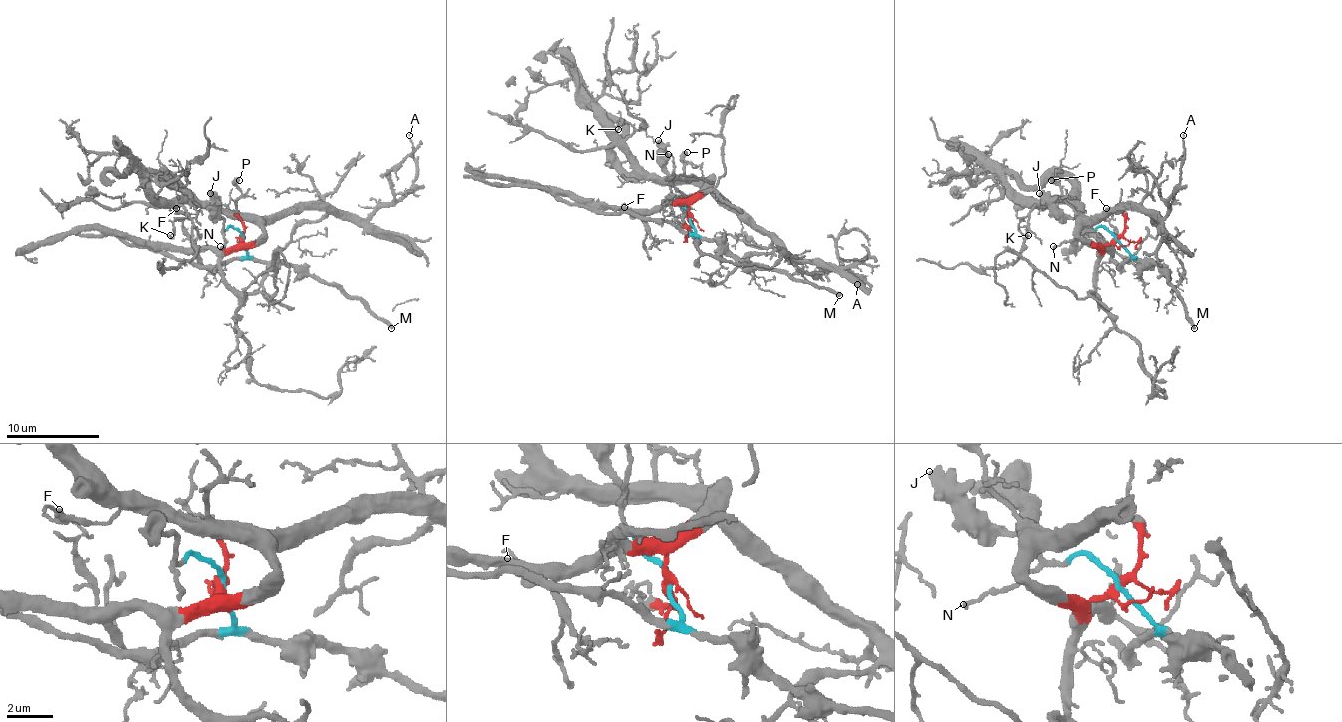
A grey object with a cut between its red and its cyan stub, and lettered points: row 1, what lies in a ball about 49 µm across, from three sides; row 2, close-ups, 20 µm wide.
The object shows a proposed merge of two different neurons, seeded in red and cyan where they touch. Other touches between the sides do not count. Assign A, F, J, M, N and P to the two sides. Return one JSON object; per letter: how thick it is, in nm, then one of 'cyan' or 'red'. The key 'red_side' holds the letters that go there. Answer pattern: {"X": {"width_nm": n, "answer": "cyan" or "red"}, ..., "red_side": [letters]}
{"A": {"width_nm": 110, "answer": "red"}, "F": {"width_nm": 100, "answer": "red"}, "J": {"width_nm": 440, "answer": "cyan"}, "M": {"width_nm": 280, "answer": "cyan"}, "N": {"width_nm": 160, "answer": "cyan"}, "P": {"width_nm": 400, "answer": "red"}, "red_side": ["A", "F", "P"]}

